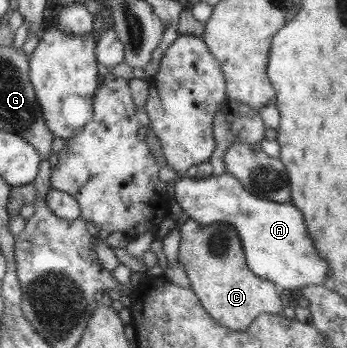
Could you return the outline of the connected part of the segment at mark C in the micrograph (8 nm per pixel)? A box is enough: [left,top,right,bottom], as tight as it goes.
[178,218,281,331]

